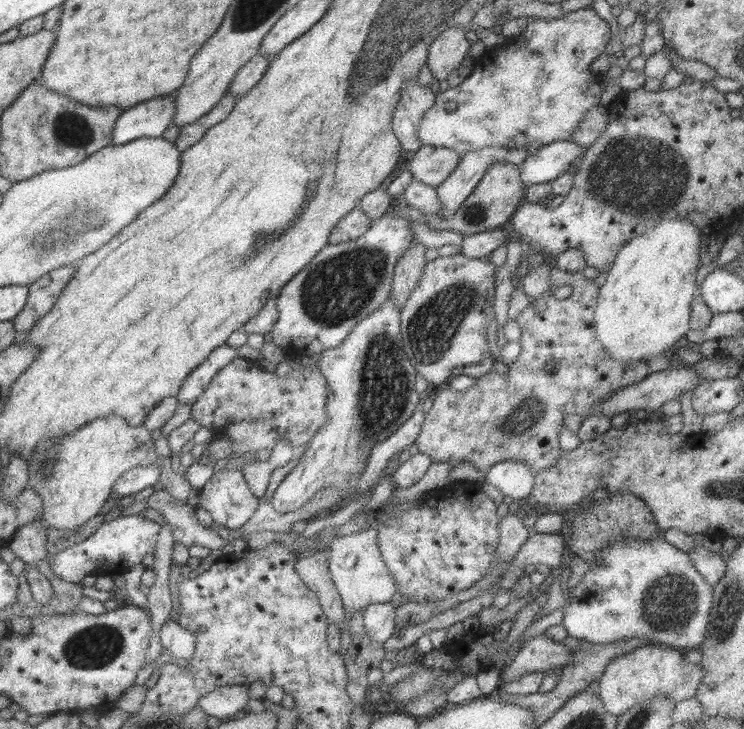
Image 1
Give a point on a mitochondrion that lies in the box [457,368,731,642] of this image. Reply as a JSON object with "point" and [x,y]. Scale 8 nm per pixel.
{"point":[669,603]}

